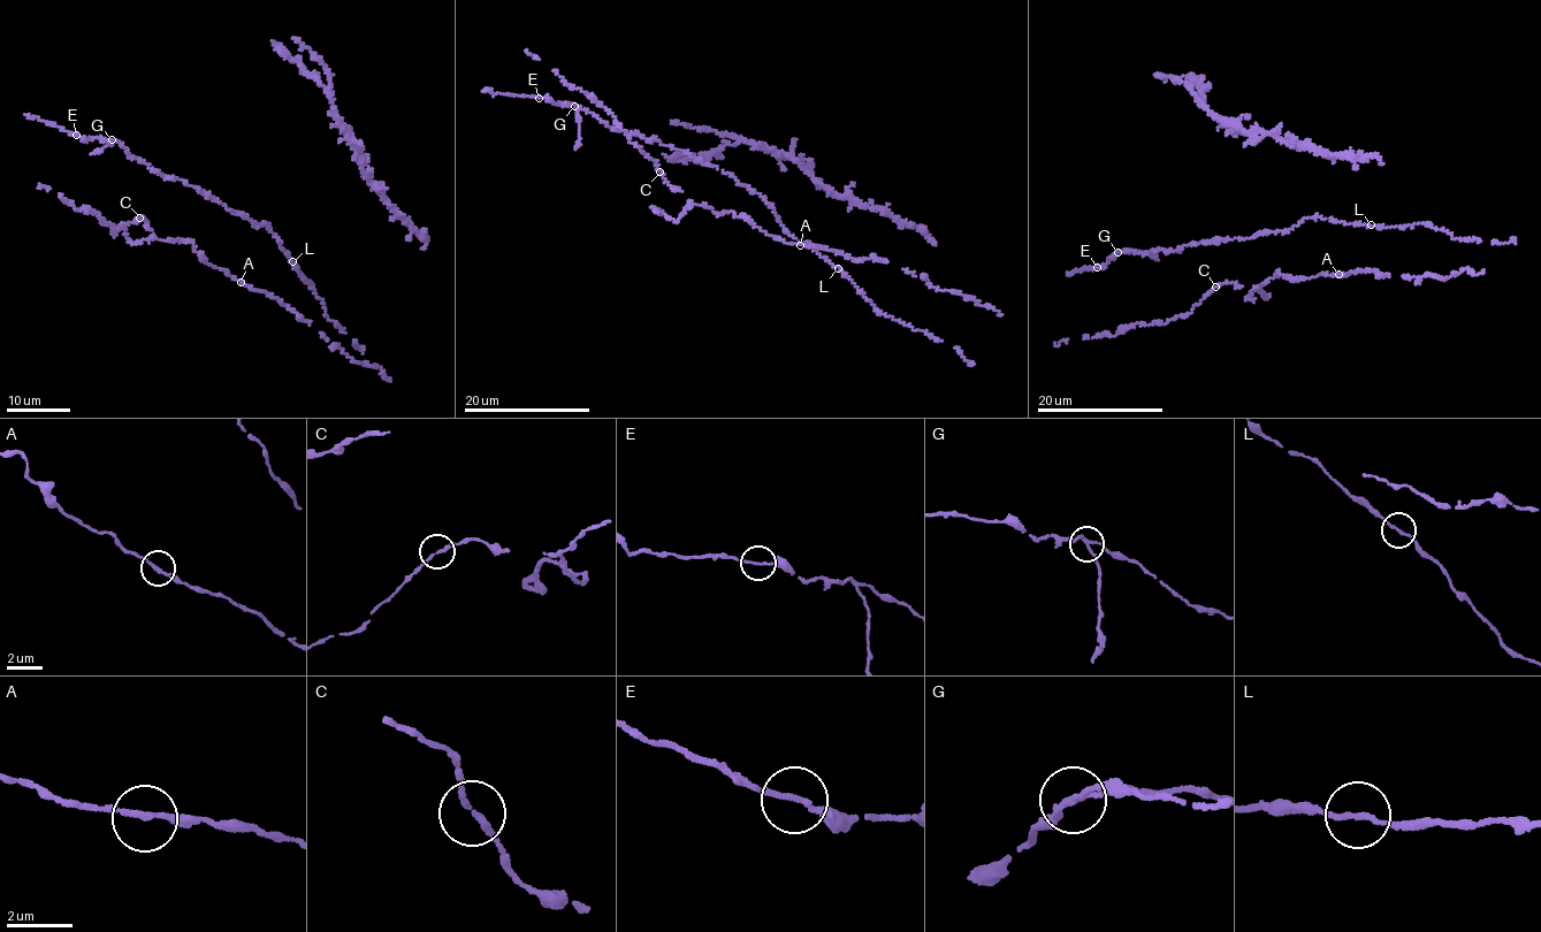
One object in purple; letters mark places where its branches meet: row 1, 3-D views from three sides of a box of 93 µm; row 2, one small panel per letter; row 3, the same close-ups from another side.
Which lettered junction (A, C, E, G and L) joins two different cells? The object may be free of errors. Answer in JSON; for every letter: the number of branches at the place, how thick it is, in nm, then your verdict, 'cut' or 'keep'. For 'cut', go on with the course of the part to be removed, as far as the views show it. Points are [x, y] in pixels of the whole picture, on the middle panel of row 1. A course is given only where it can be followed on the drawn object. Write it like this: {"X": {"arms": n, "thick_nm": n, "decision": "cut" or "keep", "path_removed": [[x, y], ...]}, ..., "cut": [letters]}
{"A": {"arms": 2, "thick_nm": 180, "decision": "keep"}, "C": {"arms": 2, "thick_nm": 160, "decision": "keep"}, "E": {"arms": 2, "thick_nm": 160, "decision": "keep"}, "G": {"arms": 3, "thick_nm": 150, "decision": "cut", "path_removed": [[574, 106], [579, 117], [574, 149]]}, "L": {"arms": 2, "thick_nm": 150, "decision": "keep"}, "cut": ["G"]}

